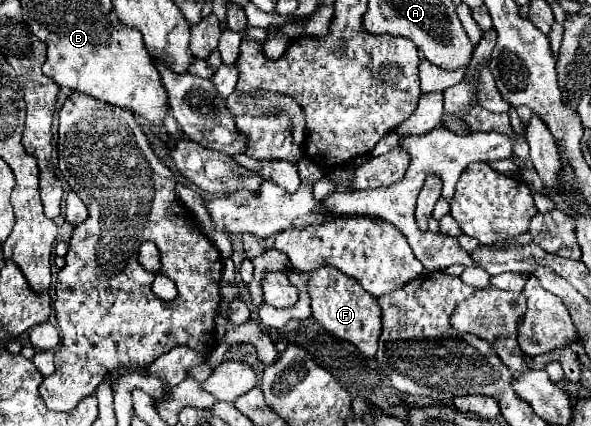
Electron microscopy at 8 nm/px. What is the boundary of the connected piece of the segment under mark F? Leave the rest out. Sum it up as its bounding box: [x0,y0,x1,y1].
[310,266,380,358]

